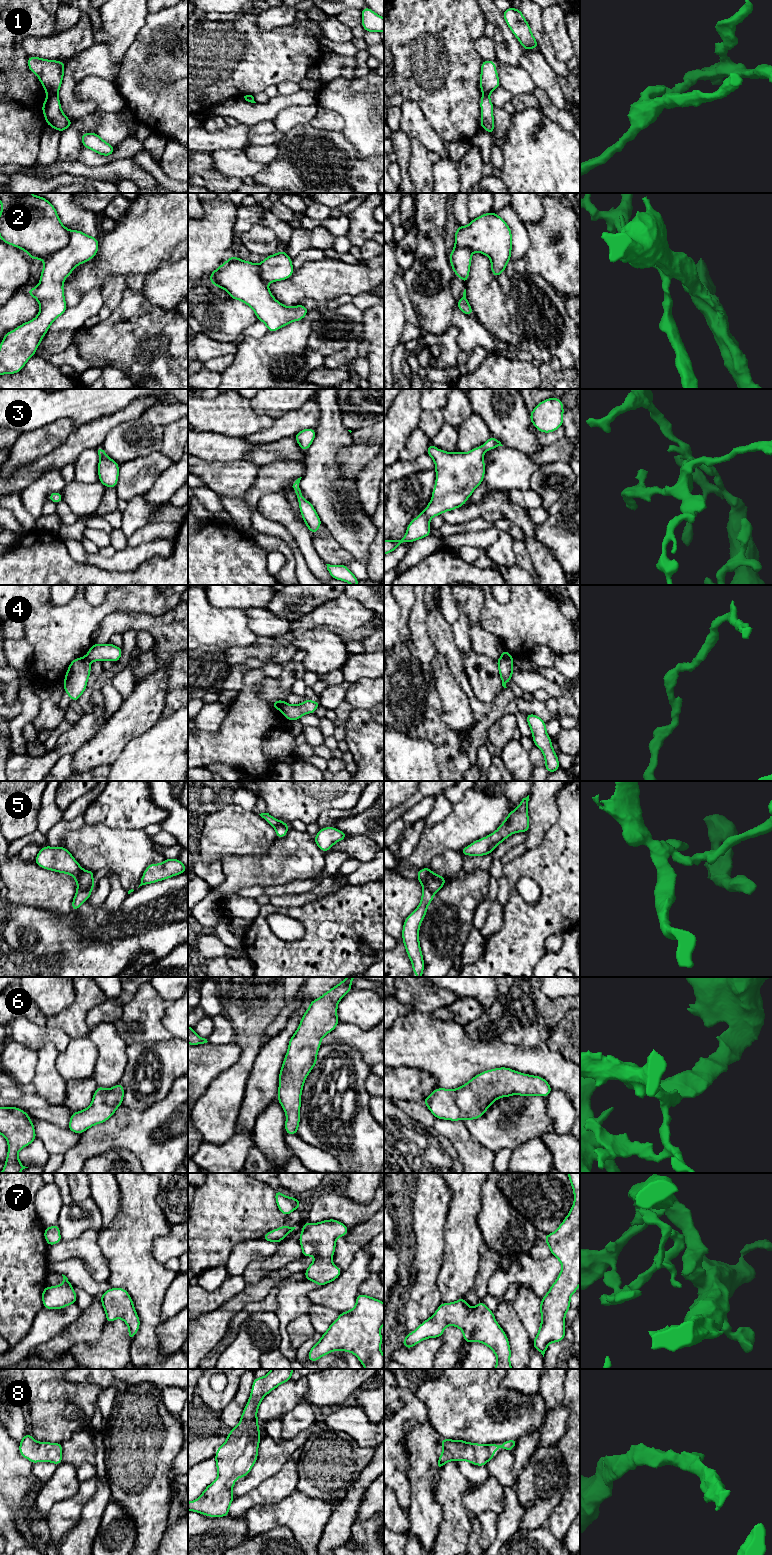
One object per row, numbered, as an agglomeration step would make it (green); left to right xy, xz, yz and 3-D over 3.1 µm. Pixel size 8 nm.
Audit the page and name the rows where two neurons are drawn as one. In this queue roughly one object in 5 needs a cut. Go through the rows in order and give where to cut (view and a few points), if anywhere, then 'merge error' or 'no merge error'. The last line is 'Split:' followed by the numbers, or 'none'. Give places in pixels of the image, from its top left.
1: xy (48, 93), (57, 94) | merge error
2: xy (69, 230), (69, 241), (44, 260) | merge error
3: no cut | no merge error
4: yz (502, 655), (513, 660) | merge error
5: xy (83, 870), (78, 885), (81, 888), (91, 890) | merge error
6: no cut | no merge error
7: no cut | no merge error
8: no cut | no merge error
Split: 1, 2, 4, 5

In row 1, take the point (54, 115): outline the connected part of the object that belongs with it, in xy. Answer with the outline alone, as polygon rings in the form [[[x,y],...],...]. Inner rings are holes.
[[[58,94],[47,95],[42,105],[42,111],[47,125],[60,132],[66,130],[74,122],[69,120],[61,109]]]

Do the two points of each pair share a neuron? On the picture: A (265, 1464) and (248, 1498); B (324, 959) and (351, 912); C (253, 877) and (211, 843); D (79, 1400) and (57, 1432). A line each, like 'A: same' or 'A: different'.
A: different
B: same
C: different
D: same

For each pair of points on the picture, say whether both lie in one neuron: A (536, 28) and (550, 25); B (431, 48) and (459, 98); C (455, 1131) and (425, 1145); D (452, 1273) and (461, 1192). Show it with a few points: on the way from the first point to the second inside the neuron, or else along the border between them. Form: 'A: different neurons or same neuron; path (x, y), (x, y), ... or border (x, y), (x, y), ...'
A: different neurons; border (542, 10), (542, 27), (553, 48)
B: same neuron; path (434, 60), (446, 78), (447, 86)
C: different neurons; border (439, 1132), (450, 1141), (458, 1155)
D: same neuron; path (461, 1253), (461, 1212)

